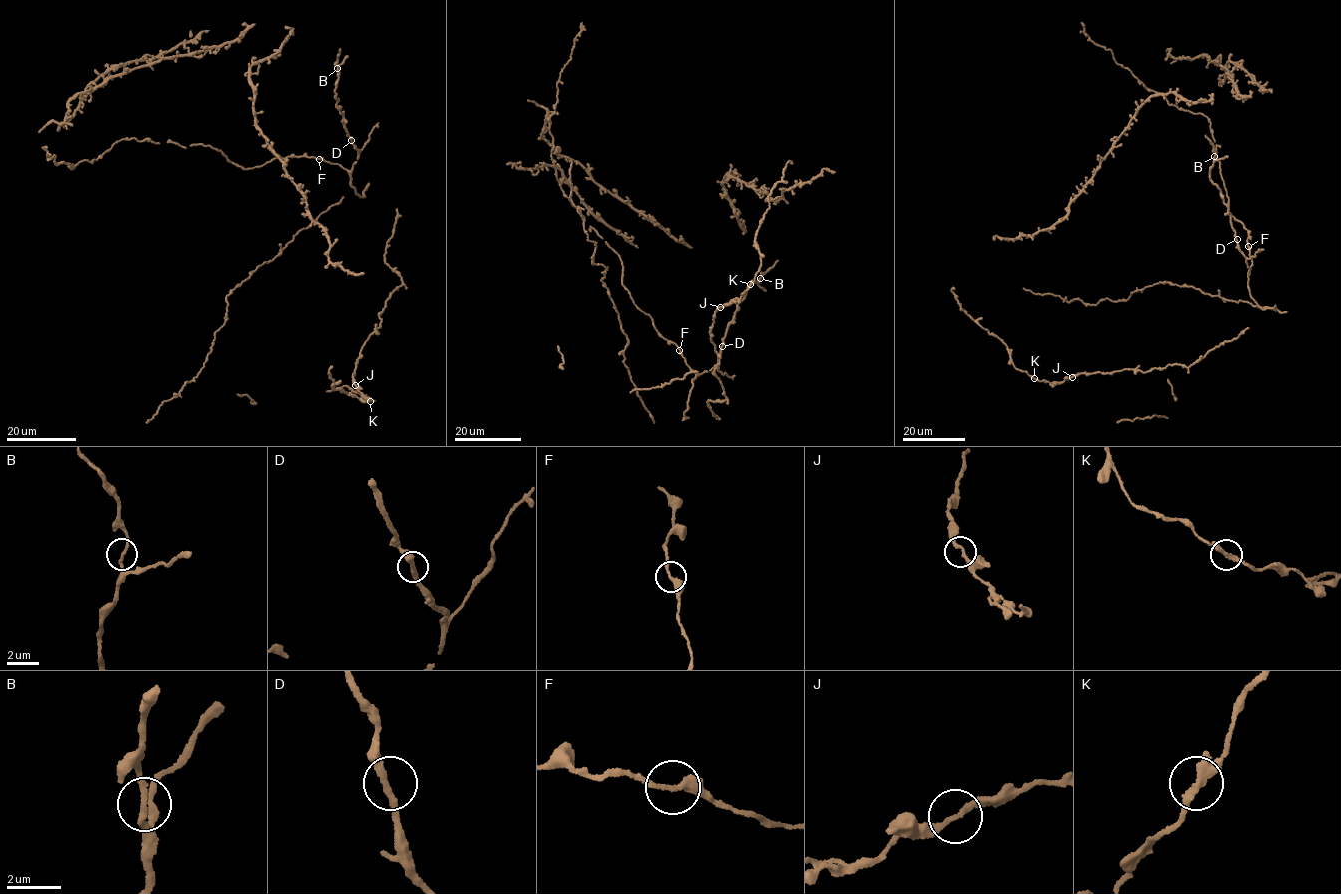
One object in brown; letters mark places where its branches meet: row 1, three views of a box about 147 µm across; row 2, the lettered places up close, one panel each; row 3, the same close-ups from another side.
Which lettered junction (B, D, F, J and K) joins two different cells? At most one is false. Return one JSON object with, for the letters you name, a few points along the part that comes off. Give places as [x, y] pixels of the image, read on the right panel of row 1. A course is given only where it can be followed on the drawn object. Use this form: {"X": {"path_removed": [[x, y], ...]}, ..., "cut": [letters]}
{"cut": []}

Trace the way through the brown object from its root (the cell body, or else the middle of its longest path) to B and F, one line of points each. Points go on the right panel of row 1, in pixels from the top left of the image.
B: (1237, 244), (1221, 189), (1210, 179), (1214, 157)
F: (1237, 244), (1246, 258), (1249, 272), (1252, 261), (1248, 247)

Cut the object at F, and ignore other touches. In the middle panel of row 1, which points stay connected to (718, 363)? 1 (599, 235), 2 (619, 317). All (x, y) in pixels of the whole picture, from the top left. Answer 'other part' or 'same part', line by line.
1: other part
2: same part

